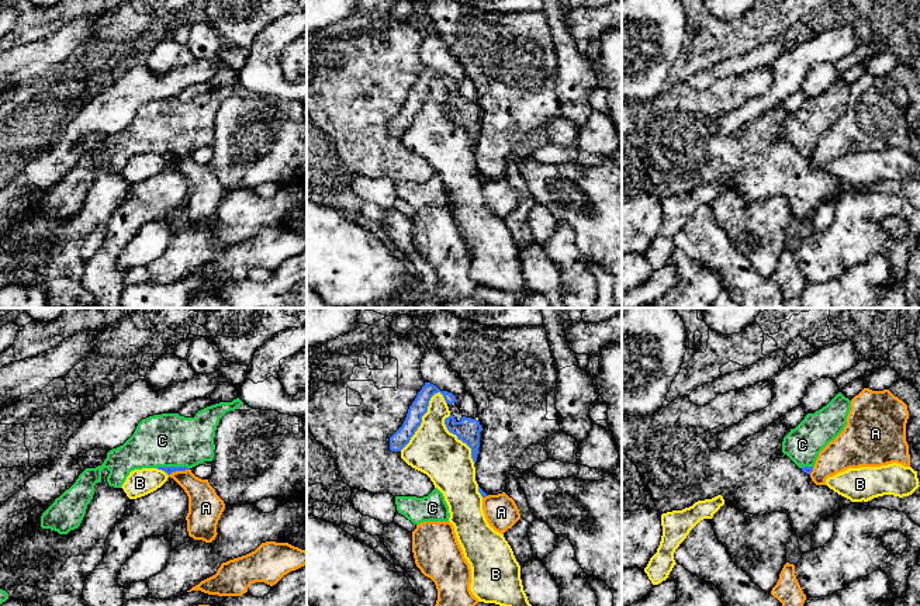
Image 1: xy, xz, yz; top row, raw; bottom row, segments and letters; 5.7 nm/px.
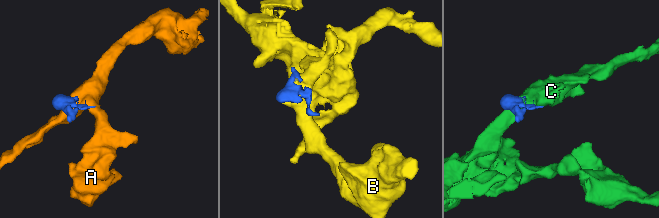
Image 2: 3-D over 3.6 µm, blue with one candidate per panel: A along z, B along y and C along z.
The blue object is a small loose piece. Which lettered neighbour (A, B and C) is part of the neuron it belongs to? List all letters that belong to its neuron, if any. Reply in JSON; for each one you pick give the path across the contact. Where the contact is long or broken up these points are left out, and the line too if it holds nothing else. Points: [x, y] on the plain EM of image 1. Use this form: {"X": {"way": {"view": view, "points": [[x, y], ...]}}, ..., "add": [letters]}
{"add": ["C"]}

